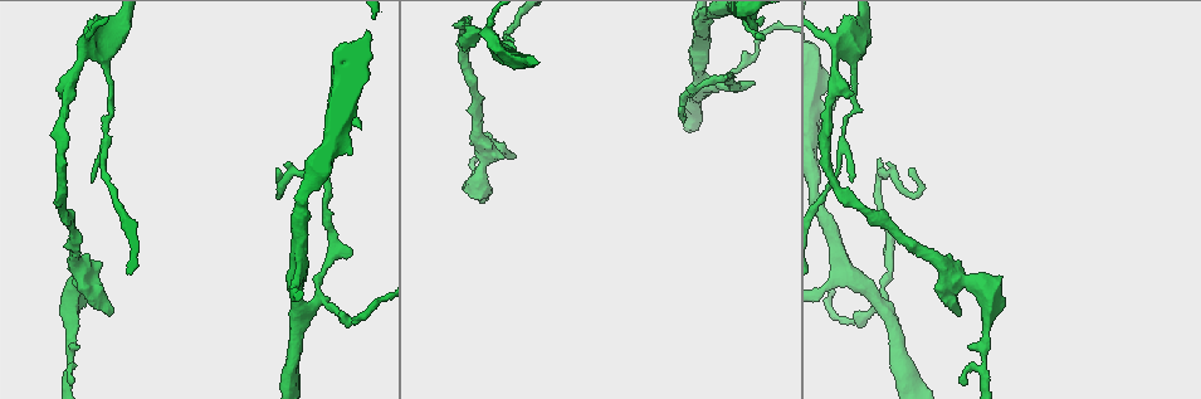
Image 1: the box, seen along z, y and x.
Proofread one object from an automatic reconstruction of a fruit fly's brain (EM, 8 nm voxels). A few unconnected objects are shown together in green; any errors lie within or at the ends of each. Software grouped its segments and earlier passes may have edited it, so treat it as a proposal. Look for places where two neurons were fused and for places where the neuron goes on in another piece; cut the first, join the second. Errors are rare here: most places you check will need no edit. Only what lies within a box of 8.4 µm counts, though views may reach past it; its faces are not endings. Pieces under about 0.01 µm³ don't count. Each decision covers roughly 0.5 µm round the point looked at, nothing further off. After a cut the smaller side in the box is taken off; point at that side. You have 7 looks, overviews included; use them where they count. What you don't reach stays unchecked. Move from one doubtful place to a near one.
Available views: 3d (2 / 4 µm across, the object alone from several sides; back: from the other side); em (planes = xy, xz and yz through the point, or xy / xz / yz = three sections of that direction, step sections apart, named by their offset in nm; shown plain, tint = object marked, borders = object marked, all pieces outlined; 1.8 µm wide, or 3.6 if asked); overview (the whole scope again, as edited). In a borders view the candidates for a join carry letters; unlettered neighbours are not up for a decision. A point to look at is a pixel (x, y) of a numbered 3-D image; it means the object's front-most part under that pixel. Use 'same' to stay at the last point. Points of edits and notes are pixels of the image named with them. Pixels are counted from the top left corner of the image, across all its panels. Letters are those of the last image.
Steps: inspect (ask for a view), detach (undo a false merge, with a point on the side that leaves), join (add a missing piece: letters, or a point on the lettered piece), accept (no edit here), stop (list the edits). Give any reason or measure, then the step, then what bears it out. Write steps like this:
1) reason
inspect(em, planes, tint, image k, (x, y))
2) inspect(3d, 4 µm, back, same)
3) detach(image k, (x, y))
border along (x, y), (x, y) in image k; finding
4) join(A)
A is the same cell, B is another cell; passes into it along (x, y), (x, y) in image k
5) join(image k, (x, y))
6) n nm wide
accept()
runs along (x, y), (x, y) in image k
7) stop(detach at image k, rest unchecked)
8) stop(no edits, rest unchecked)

free end
inspect(em, 3.6 µm, xy, step 16, borders, image 1, (750, 29))

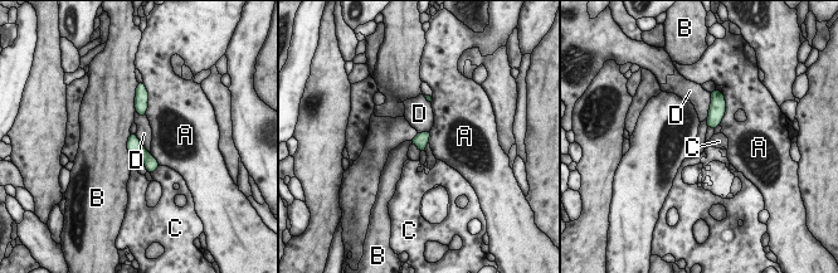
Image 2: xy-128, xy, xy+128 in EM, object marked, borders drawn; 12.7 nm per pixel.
accept()
A, B, C and D are other cells; border along (135, 135), (150, 154) in image 2; no lettered piece goes on from it

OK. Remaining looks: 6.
inspect(em, planes, tint, image 1, (839, 51))

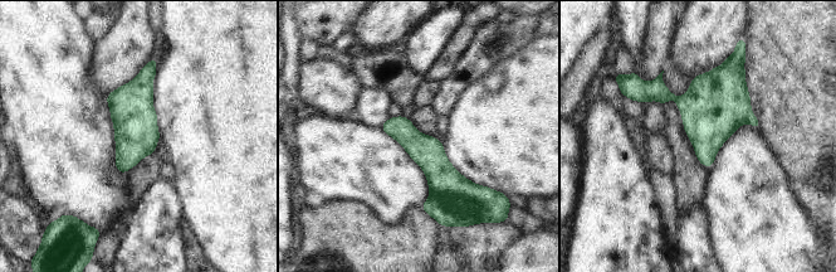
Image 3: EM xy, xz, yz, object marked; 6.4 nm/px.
what lies round it
inspect(em, planes, borders, same)

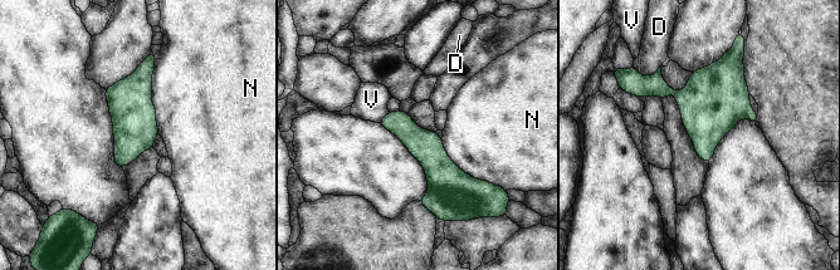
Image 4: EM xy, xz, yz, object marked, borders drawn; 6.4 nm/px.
N touches over 500 nm
accept()
D, N and V are other cells; border along (155, 53), (151, 102), (159, 133) in image 4; continuous, no second neuron

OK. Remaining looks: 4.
four-way junction
inspect(em, yz, step 4, tint, image 1, (882, 309))

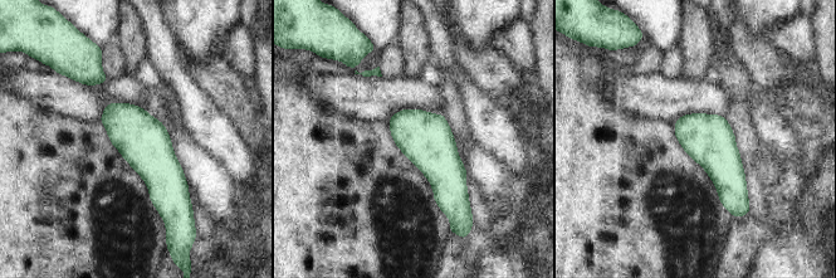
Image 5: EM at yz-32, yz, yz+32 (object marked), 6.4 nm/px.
inspect(em, planes, borders, same)

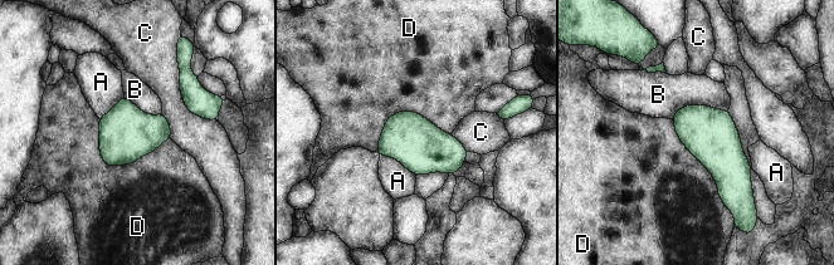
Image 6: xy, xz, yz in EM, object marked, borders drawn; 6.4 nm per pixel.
accept()
A, B, C and D are other cells; border along (98, 119), (107, 165), (169, 137) in image 6; one neuron here

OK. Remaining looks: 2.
stop(no edits, rest unchecked)

